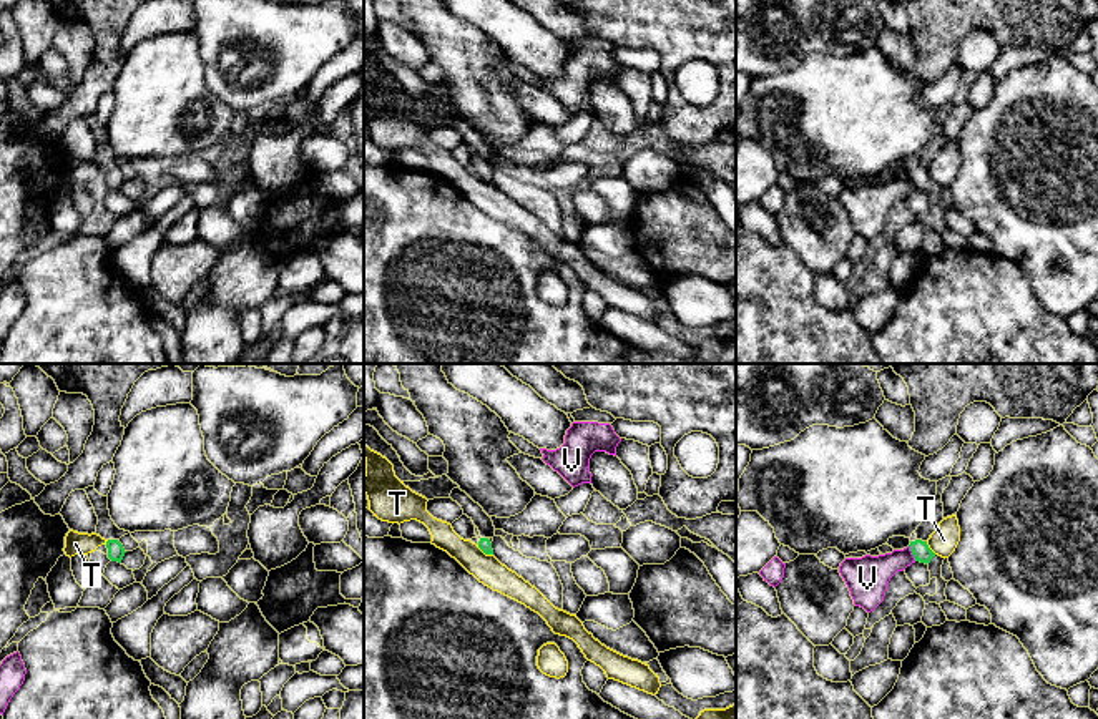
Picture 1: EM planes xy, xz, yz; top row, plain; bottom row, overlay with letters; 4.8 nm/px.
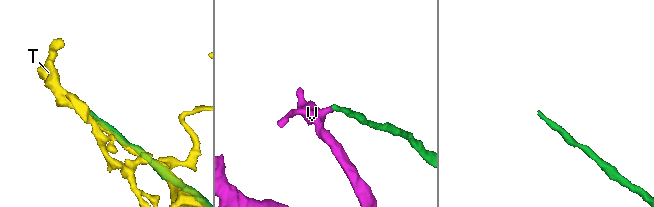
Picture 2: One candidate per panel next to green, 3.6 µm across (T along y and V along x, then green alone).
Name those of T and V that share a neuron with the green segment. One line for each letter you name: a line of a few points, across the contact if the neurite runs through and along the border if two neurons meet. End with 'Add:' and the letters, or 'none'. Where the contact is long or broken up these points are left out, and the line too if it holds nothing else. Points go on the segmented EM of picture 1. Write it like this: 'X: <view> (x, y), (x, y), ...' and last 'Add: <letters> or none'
Add: none

